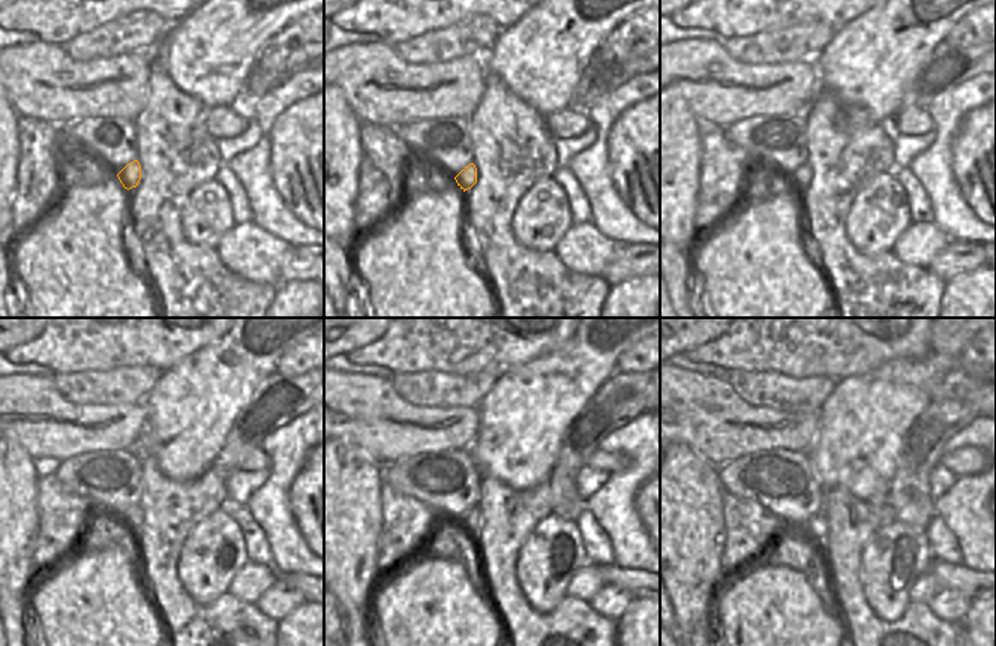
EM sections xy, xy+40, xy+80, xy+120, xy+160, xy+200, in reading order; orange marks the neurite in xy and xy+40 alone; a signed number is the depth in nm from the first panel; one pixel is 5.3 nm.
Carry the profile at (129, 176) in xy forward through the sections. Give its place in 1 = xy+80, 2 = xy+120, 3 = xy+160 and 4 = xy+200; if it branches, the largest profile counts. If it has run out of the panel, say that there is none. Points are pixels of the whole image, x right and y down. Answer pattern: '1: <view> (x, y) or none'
1: xy+80 (803, 176)
2: xy+120 (134, 517)
3: xy+160 (471, 523)
4: xy+200 (816, 528)

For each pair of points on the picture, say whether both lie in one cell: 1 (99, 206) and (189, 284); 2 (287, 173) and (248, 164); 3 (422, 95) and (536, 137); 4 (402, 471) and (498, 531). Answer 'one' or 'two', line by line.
1: two
2: two
3: two
4: two

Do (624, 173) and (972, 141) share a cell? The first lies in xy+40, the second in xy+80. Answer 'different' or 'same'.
same

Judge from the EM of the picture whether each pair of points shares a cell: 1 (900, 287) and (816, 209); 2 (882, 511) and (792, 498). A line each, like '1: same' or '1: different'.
1: same
2: different

